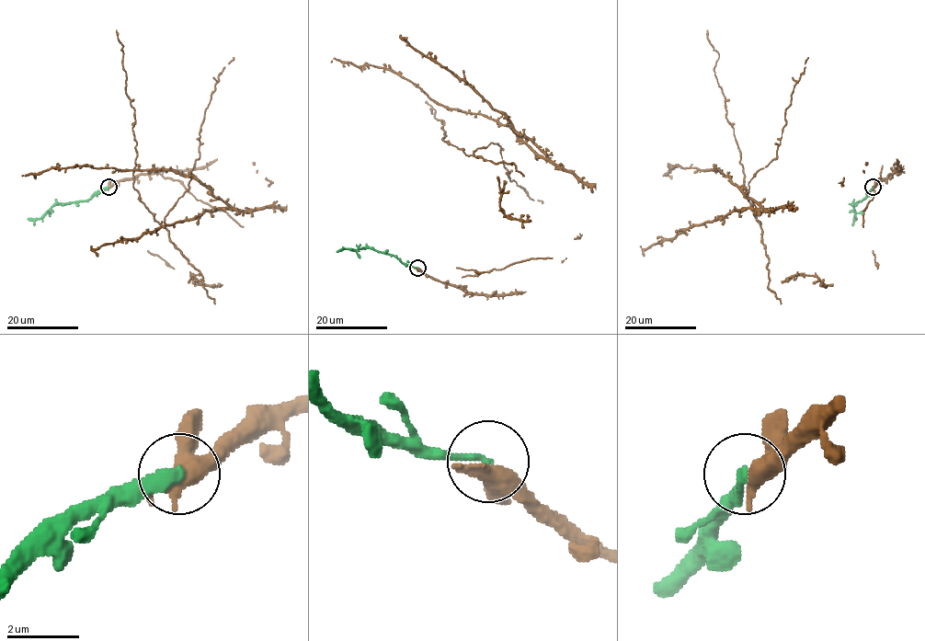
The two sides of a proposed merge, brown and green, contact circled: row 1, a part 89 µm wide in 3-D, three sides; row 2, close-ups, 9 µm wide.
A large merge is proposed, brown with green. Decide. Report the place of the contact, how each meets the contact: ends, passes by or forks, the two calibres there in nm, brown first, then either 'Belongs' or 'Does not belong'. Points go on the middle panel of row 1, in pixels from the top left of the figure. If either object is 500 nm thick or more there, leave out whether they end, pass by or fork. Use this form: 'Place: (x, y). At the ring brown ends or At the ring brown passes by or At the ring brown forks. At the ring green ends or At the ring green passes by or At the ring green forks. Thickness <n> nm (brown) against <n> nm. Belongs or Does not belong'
Place: (417, 268). At the ring brown passes by. At the ring green ends. Thickness 460 nm (brown) against 260 nm. Belongs

